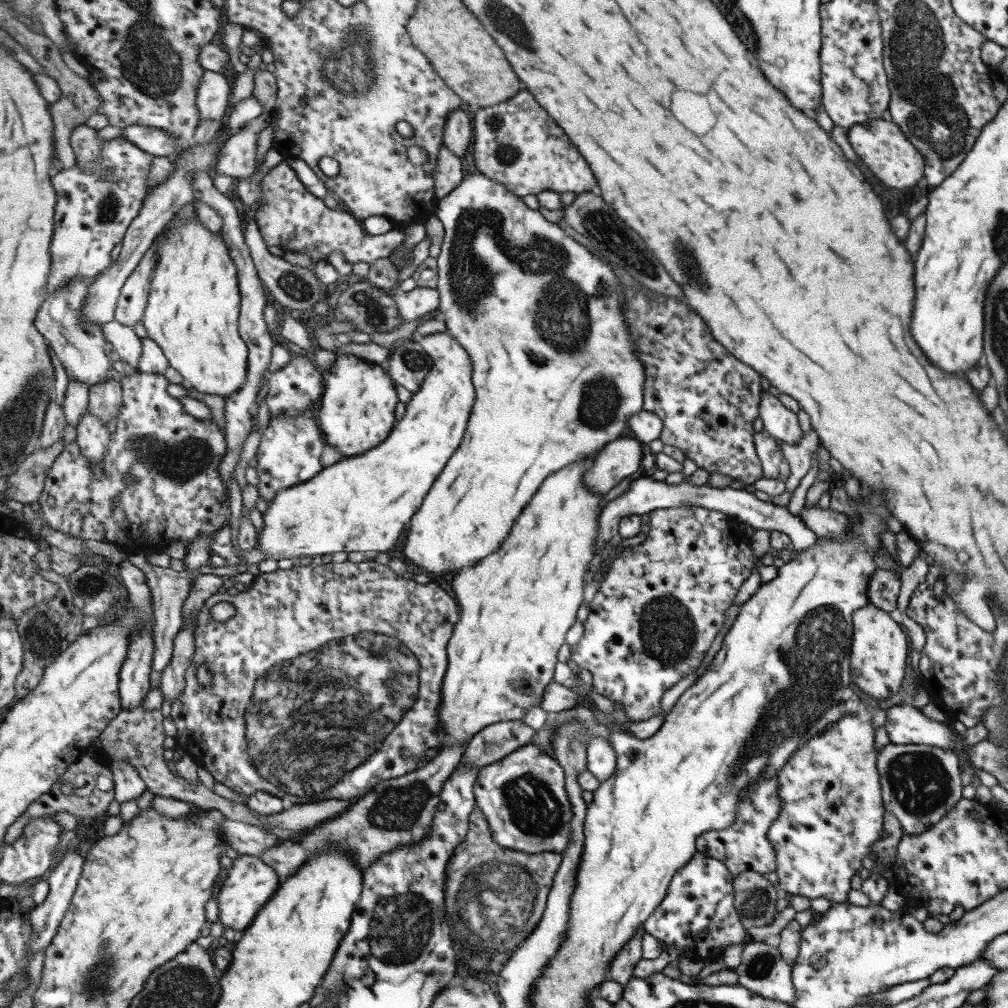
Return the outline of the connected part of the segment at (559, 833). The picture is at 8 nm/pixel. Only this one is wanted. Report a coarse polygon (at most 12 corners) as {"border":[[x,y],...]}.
{"border":[[531,743],[474,787],[501,846],[563,855],[566,770]]}

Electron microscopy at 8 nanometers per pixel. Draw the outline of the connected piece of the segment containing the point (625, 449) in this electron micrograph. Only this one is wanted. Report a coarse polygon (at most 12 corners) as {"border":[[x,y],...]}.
{"border":[[628,434],[590,460],[583,484],[605,494],[633,474],[641,442]]}

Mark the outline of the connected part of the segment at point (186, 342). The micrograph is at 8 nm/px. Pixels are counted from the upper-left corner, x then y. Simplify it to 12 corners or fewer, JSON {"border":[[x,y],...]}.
{"border":[[162,232],[142,325],[196,392],[243,388],[223,232]]}

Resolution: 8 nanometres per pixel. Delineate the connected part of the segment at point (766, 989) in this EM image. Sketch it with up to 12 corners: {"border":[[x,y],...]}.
{"border":[[747,943],[733,969],[743,988],[789,1006],[778,944]]}

